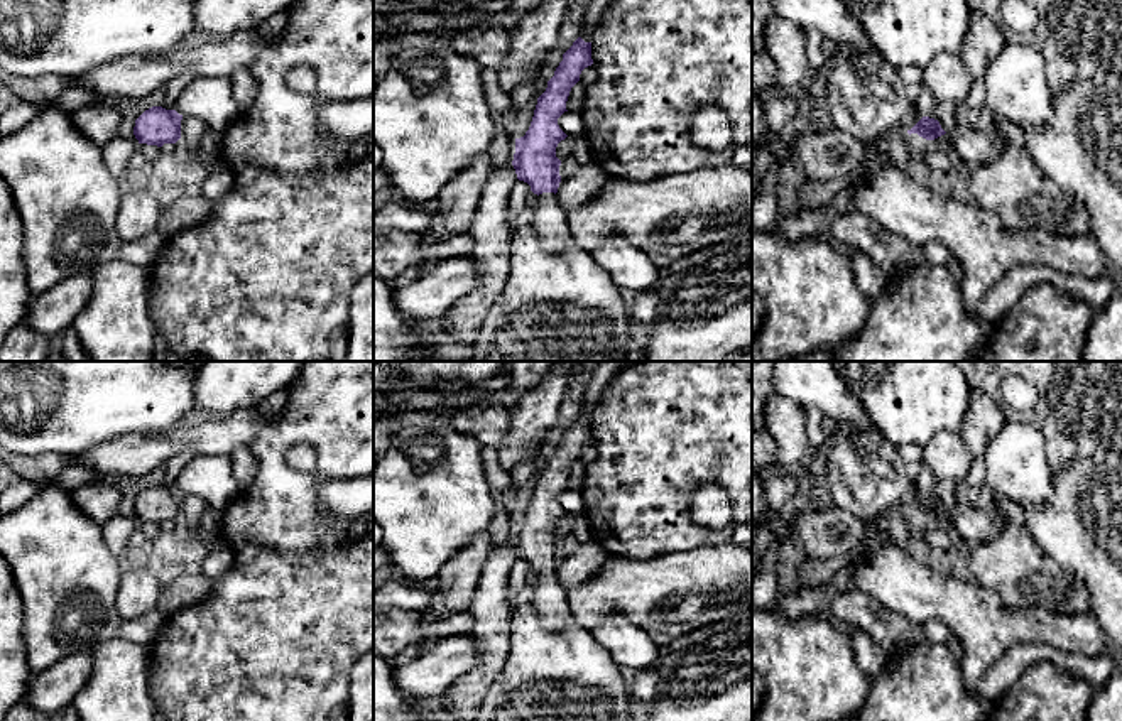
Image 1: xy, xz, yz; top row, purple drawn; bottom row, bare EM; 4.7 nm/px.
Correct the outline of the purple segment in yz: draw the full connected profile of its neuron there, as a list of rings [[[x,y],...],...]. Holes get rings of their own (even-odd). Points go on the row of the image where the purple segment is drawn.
[[[923,117],[907,133],[918,133],[919,137],[926,140],[934,140],[946,132],[941,128],[940,122],[929,117]]]

